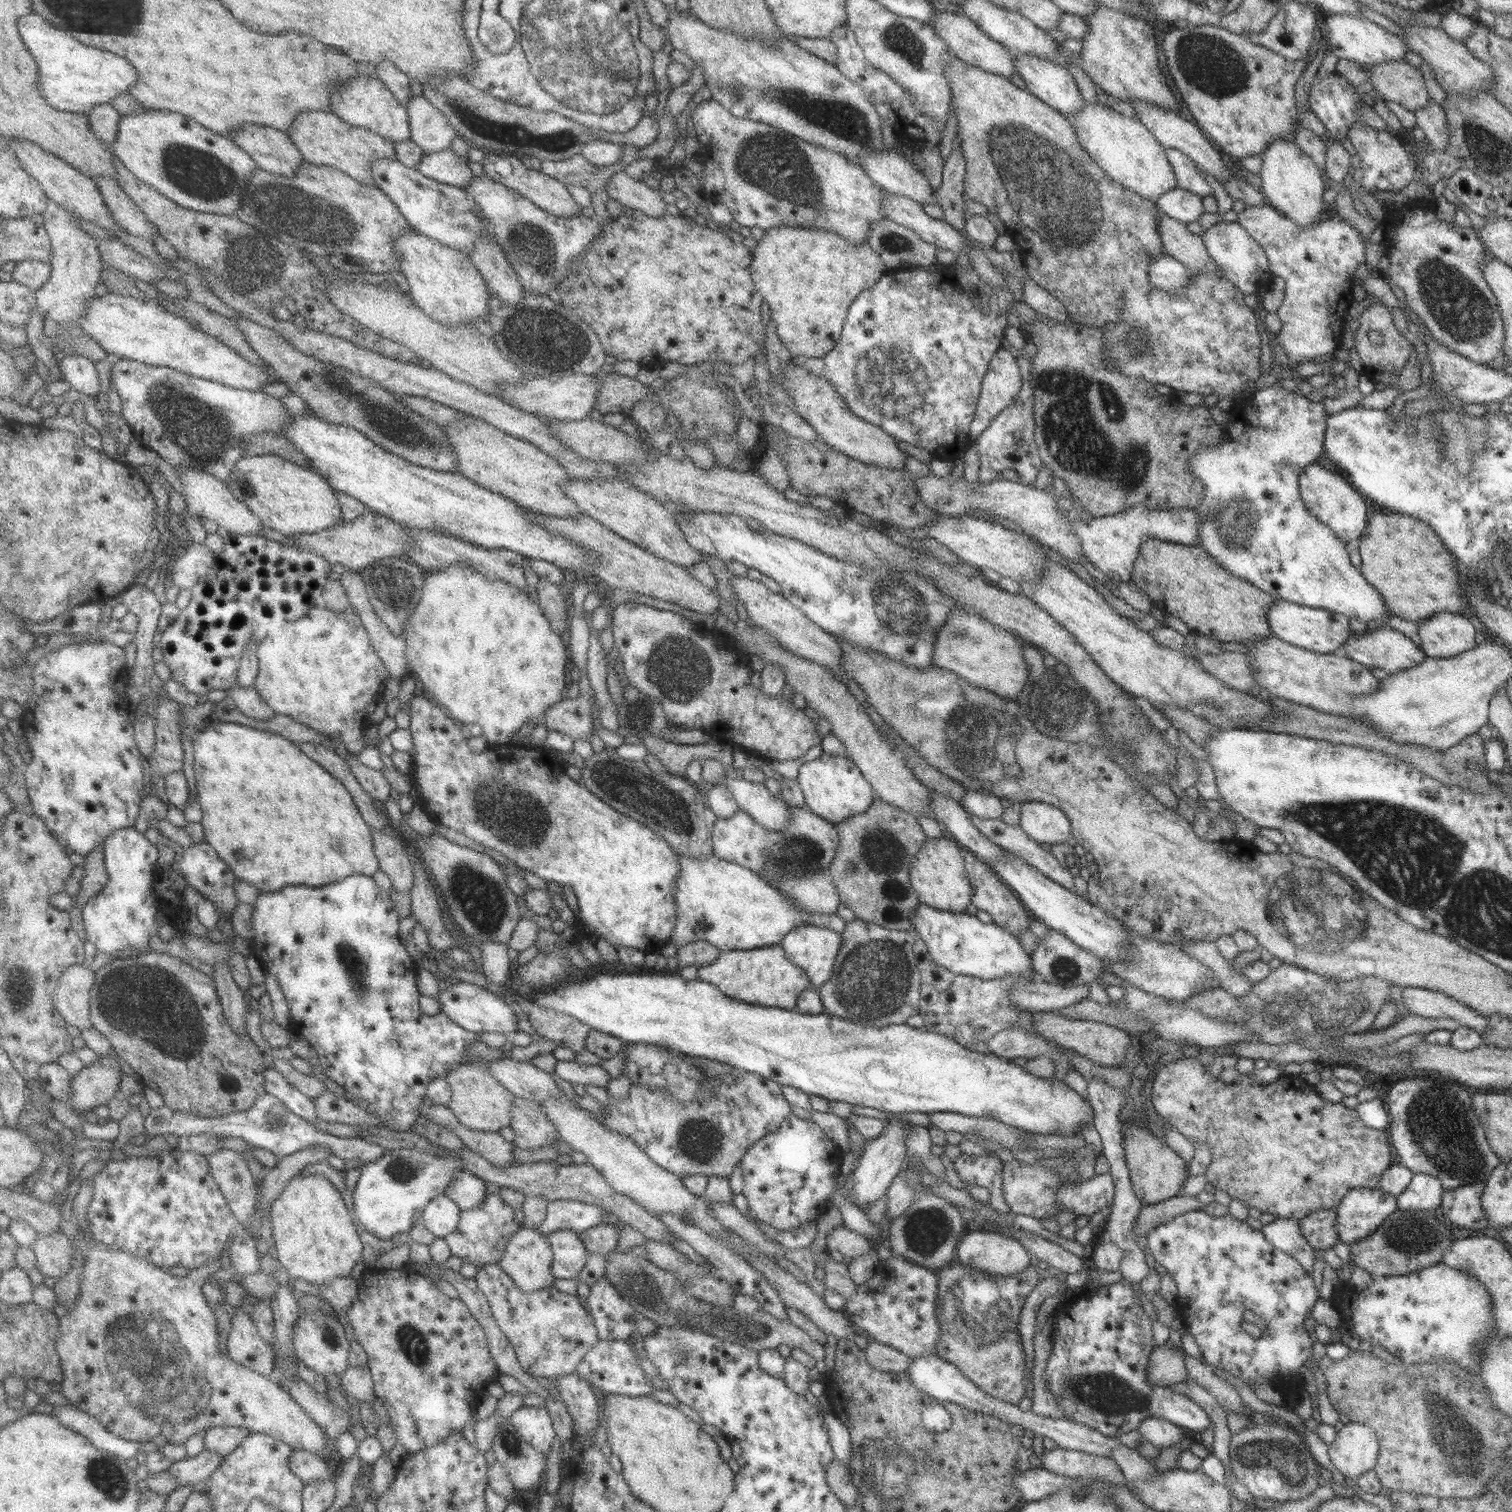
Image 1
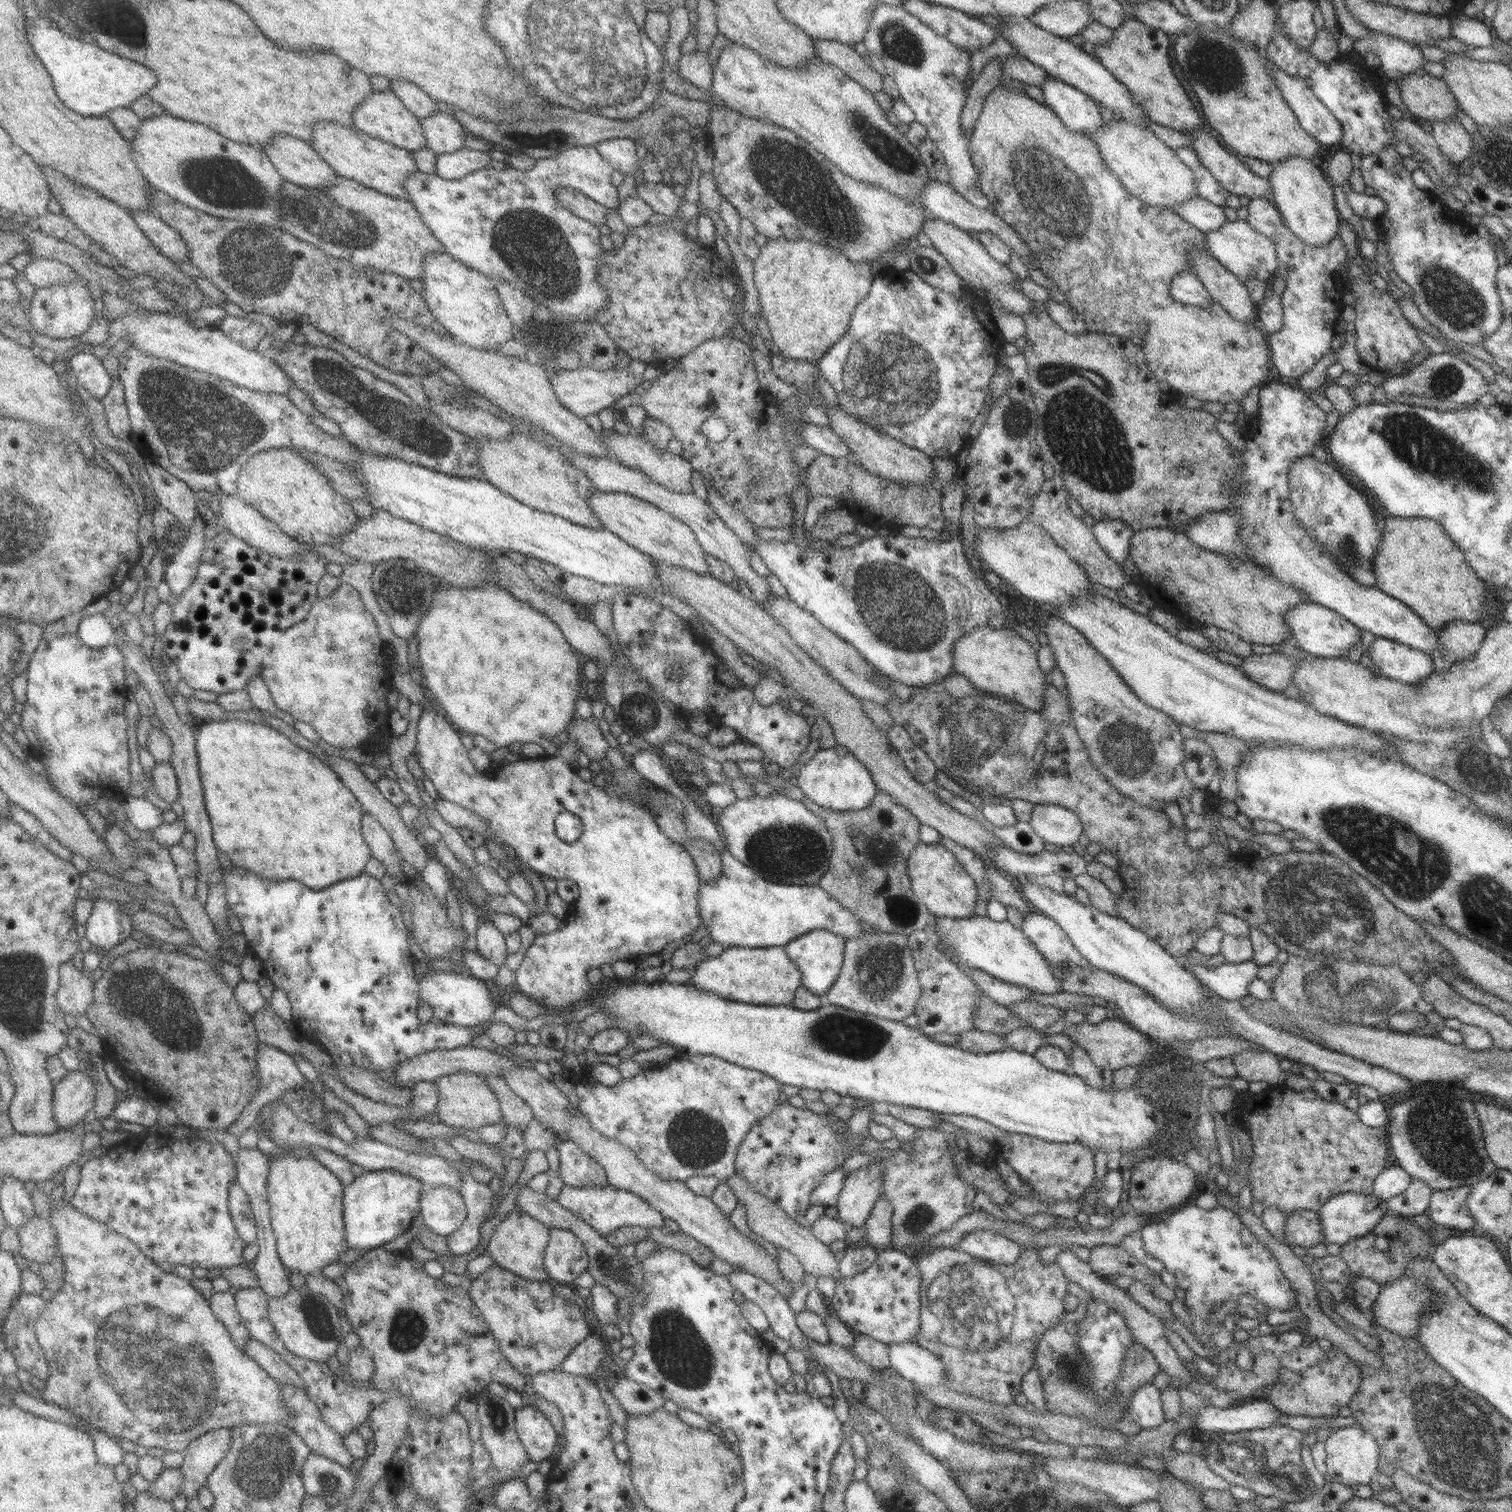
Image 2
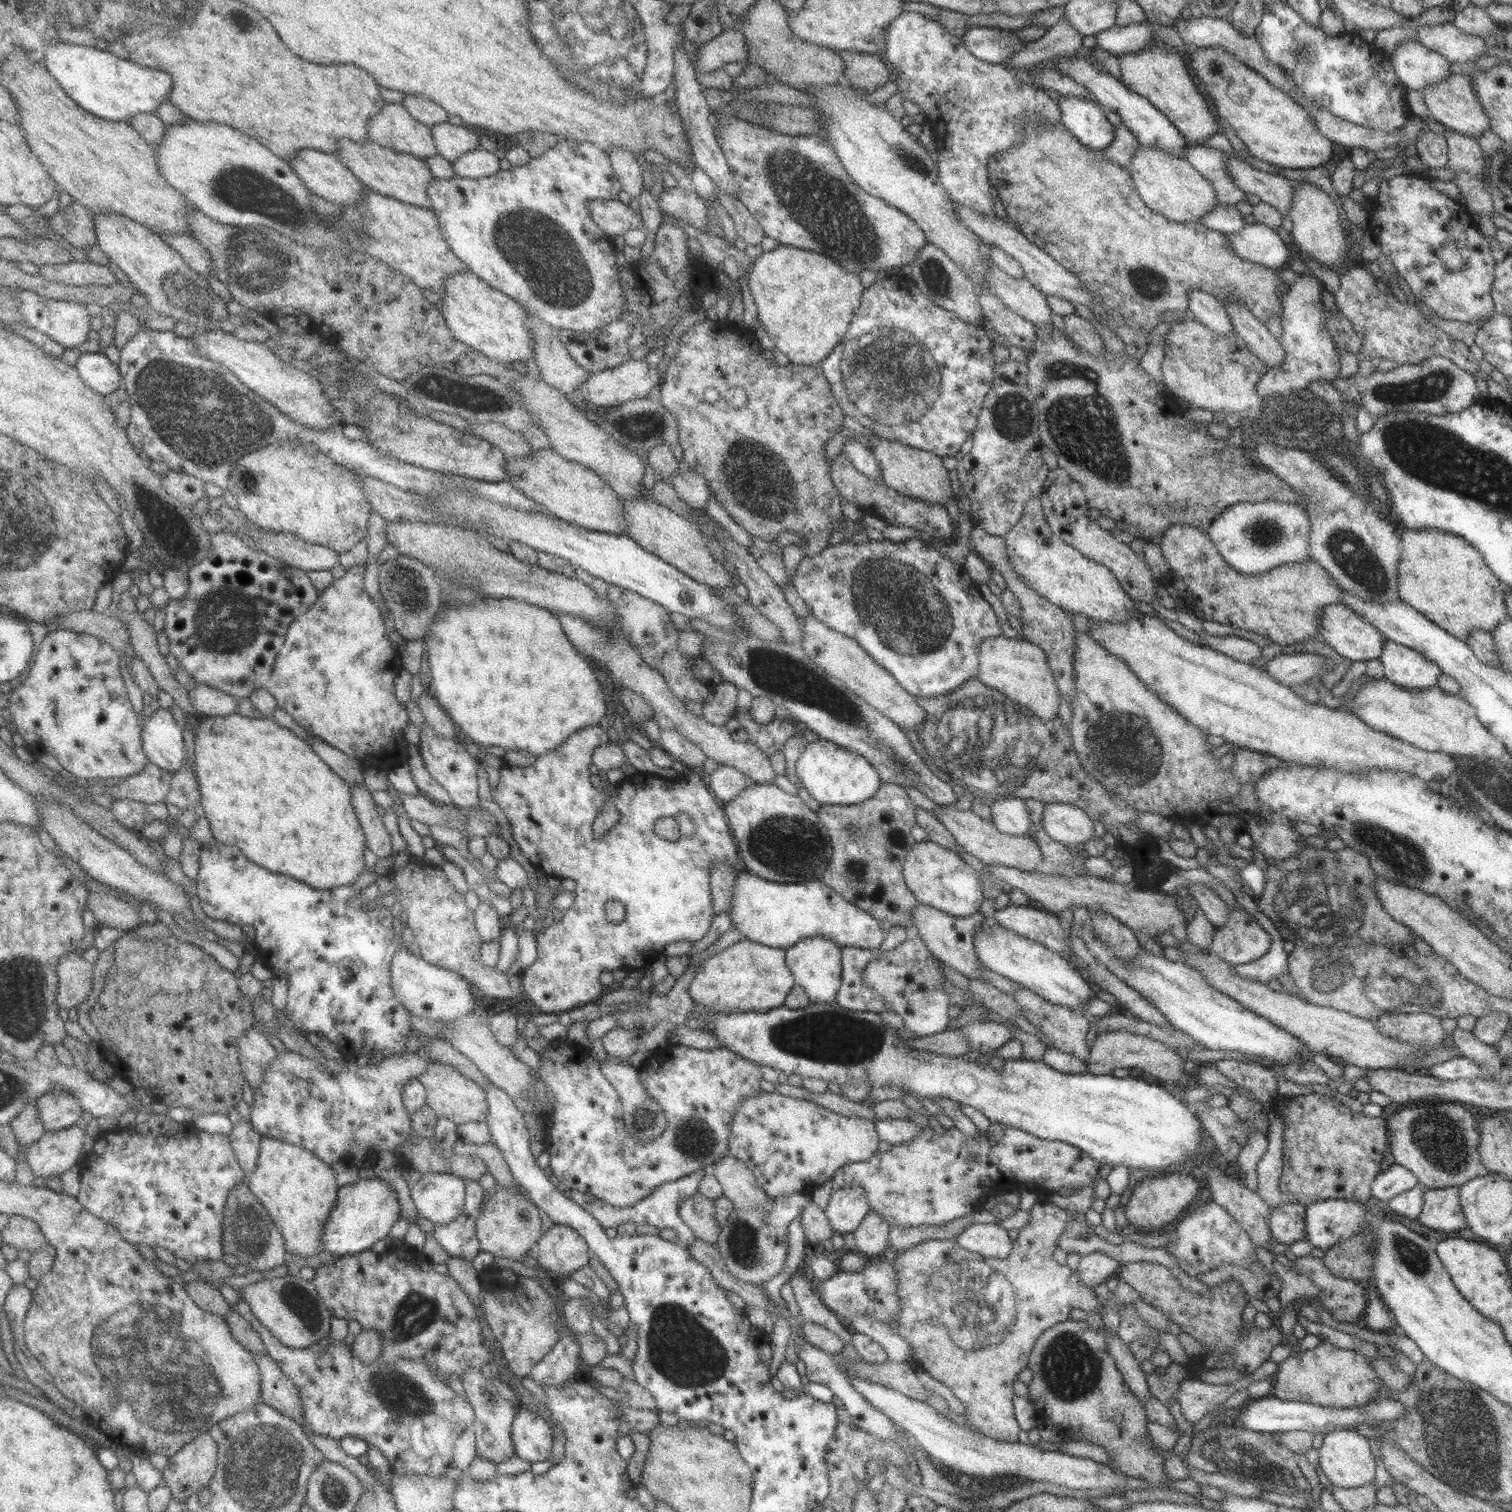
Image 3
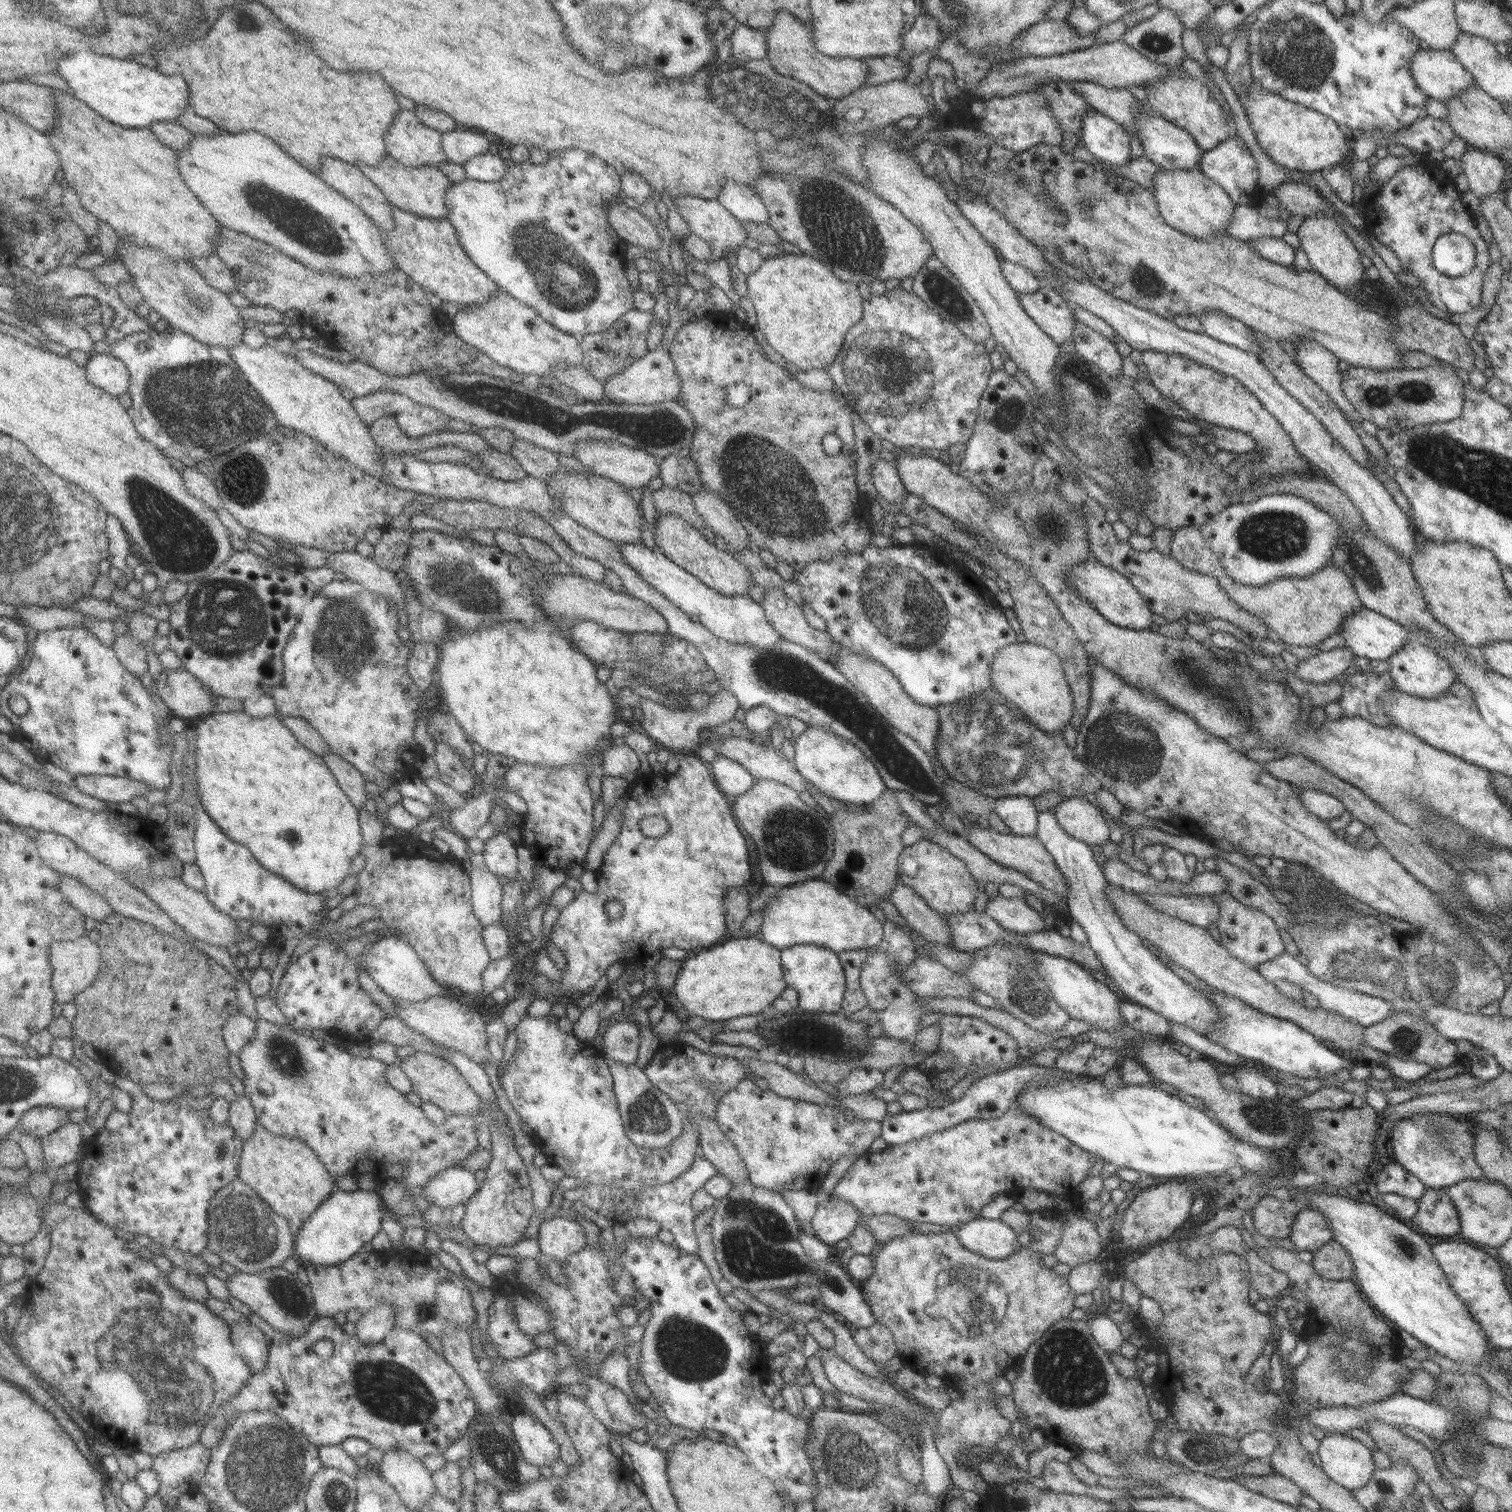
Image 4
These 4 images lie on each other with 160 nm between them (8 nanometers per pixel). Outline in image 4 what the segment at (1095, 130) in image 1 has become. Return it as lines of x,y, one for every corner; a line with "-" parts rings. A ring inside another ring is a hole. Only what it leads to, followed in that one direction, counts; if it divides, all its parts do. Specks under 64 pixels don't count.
1160,167
1153,176
1153,195
1158,205
1162,219
1175,230
1188,234
1192,238
1204,240
1204,238
1216,238
1216,236
1228,236
1226,228
1230,226
1235,202
1225,193
1225,190
1217,182
1208,178
1199,168
1196,169
1167,169

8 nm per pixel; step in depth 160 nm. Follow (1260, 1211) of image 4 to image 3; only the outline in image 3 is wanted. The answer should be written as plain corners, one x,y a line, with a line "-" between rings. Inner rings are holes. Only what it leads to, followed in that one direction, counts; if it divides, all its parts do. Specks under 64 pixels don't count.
1283,1203
1272,1209
1268,1217
1268,1228
1273,1240
1292,1245
1306,1236
1306,1205

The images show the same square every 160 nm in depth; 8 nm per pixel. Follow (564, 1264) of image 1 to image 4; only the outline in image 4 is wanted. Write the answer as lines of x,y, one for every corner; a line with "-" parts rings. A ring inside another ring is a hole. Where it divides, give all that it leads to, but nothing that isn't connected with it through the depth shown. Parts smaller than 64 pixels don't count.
559,1216
550,1218
540,1226
540,1251
548,1259
564,1262
586,1247
584,1233
584,1228
576,1221

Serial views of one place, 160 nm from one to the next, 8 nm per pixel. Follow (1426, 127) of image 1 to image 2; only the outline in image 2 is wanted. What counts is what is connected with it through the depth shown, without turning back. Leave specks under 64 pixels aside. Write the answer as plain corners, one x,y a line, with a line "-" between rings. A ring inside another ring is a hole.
1454,117
1429,122
1432,126
1431,135
1434,136
1438,148
1454,164
1461,163
1469,157
1471,149
1471,134

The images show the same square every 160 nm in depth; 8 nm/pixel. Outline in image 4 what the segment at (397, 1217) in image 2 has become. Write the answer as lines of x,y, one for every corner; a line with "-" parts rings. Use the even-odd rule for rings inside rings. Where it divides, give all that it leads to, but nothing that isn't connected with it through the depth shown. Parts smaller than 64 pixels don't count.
336,1190
330,1201
326,1201
318,1213
306,1223
301,1235
296,1236
296,1255
306,1265
332,1266
349,1262
382,1232
386,1221
386,1207
384,1197
377,1191

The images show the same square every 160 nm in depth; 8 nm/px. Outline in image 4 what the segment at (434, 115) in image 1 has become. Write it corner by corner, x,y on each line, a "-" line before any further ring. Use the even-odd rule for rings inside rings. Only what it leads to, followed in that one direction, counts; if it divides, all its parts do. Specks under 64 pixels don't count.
458,128
445,133
445,151
449,154
449,160
465,165
475,156
488,153
493,142
488,136
478,132
472,132
471,128
464,130

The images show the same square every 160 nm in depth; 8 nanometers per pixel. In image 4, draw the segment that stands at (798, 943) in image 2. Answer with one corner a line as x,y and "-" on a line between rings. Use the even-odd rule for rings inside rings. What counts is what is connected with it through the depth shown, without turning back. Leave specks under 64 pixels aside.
797,944
781,950
784,980
787,987
794,988
799,994
799,1008
802,1011
841,1012
846,989
846,976
839,953
815,944

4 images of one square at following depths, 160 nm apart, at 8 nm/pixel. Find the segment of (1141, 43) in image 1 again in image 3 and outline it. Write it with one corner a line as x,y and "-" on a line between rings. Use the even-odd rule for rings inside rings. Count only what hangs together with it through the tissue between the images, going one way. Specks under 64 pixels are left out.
1154,41
1142,50
1118,55
1122,82
1134,92
1147,98
1172,124
1196,146
1200,140
1210,138
1218,132
1219,125
1206,105
1206,98
1198,91
1186,64
1174,46
1166,42

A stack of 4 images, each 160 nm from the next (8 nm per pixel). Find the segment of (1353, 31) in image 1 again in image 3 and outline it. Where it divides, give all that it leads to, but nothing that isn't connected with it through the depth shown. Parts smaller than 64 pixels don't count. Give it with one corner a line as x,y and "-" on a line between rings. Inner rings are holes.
1407,38
1393,51
1391,61
1402,84
1418,91
1455,74
1450,71
1452,62
1446,57

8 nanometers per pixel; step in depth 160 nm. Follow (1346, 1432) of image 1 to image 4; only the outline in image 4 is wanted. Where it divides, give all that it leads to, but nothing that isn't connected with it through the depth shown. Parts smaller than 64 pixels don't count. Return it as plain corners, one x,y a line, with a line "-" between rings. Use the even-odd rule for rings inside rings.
1344,1433
1325,1436
1317,1453
1322,1461
1322,1471
1330,1480
1350,1491
1365,1487
1376,1470
1373,1451

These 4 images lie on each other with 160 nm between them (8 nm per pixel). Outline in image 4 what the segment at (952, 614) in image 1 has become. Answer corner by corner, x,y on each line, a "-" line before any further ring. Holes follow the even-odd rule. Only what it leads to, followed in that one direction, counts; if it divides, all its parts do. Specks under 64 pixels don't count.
1028,642
1006,645
998,649
991,662
990,670
991,688
998,691
1004,699
1012,702
1036,728
1046,734
1064,732
1064,726
1070,724
1070,720
1074,716
1074,699
1072,699
1072,692
1065,677
1063,663
1053,650

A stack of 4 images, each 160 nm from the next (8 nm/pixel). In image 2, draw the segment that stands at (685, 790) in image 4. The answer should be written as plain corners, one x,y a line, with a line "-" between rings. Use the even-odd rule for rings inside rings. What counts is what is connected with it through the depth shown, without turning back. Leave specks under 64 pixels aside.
423,710
418,722
417,733
417,745
416,751
418,752
418,758
426,774
435,784
435,788
439,791
442,799
454,802
472,812
475,812
481,818
487,818
489,822
489,831
494,835
494,839
497,839
500,845
509,845
516,852
517,856
525,863
530,869
535,870
542,876
551,876
557,880
561,878
569,878
574,880
579,886
579,899
574,902
574,912
569,914
565,922
564,928
557,928
554,932
547,934
536,934
534,943
530,946
525,953
525,958
516,971
518,978
518,985
522,992
528,995
536,1002
547,1006
551,1010
560,1011
564,1008
576,1008
583,1005
588,999
588,992
590,992
592,984
586,978
588,968
599,968
601,964
612,964
612,962
620,959
628,961
638,962
645,956
652,954
659,954
661,950
666,948
666,944
670,942
679,941
687,934
692,934
701,925
699,917
699,906
697,899
697,892
702,878
699,876
694,859
688,854
688,851
678,845
676,842
668,839
662,831
660,831
657,822
655,821
655,814
651,812
649,805
642,805
640,801
633,800
633,798
618,798
617,796
610,796
607,792
604,792
601,788
594,785
592,782
584,782
578,777
578,765
575,754
580,749
580,743
578,741
572,741
569,739
569,743
564,748
559,748
558,754
555,756
543,754
540,757
528,759
520,759
518,761
518,770
520,770
520,778
514,780
512,778
505,778
504,775
498,775
498,769
490,769
488,772
480,771
476,763
470,758
468,748
464,746
464,733
462,730
453,725
450,717
438,710
-
562,811
568,811
576,816
579,816
583,822
583,834
574,843
564,842
556,835
555,830
555,818

